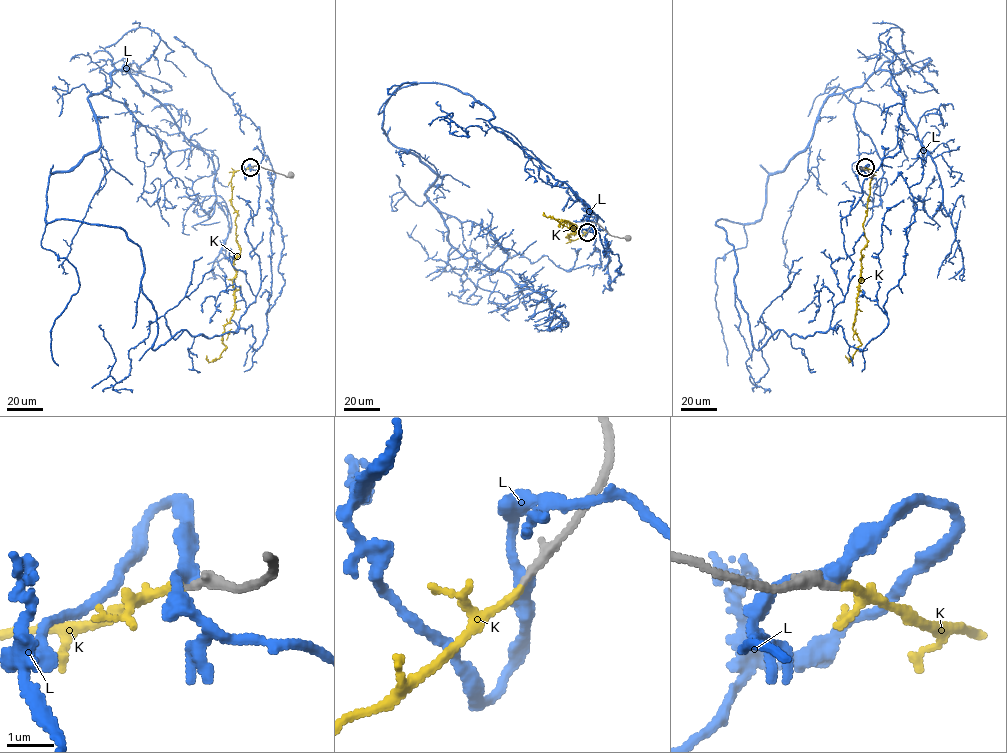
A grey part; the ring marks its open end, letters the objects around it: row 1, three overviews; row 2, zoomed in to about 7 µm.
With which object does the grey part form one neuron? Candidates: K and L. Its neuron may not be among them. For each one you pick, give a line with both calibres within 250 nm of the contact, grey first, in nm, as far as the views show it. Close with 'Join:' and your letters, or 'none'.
K: Thickness 200 nm (grey) against 160 nm
Join: K

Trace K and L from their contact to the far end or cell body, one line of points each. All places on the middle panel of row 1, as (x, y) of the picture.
K: (587, 231), (572, 240), (568, 235), (577, 228), (561, 220), (561, 228), (543, 212)
L: (587, 231), (484, 104), (389, 98), (447, 239), (566, 321), (543, 323)

